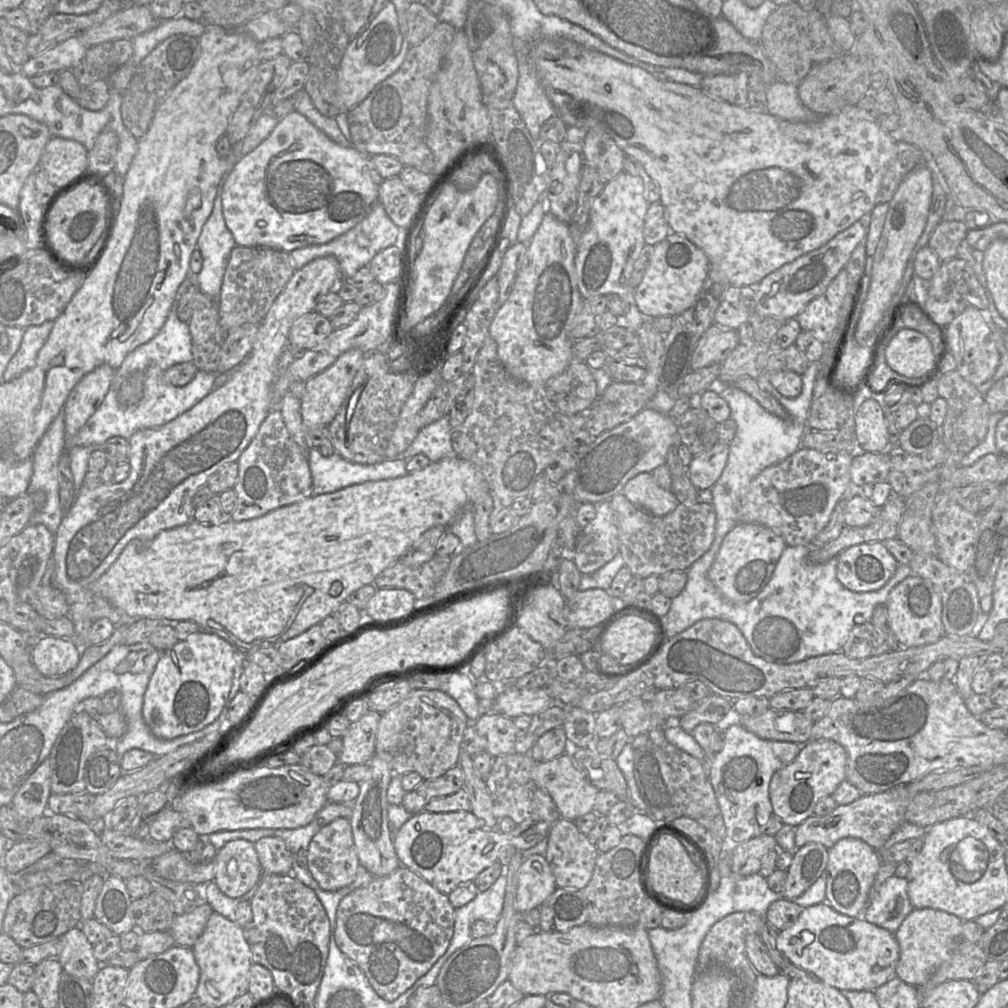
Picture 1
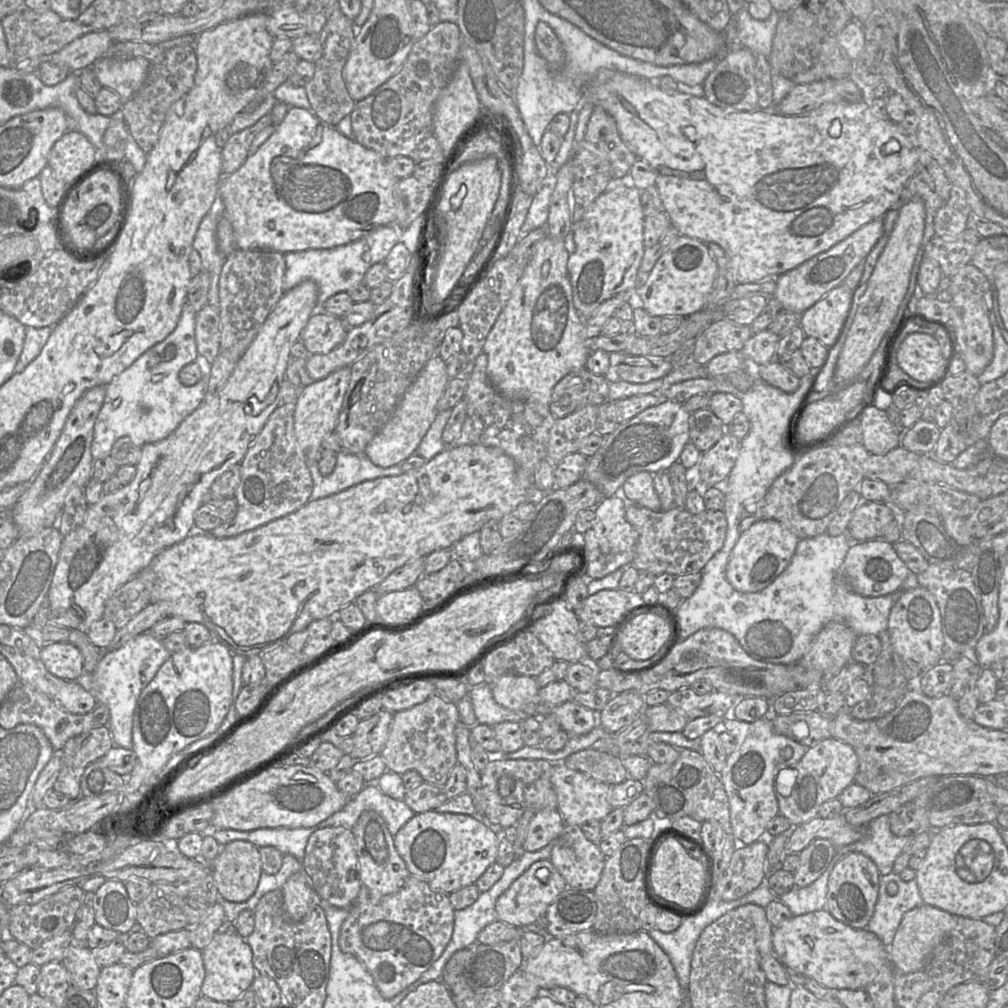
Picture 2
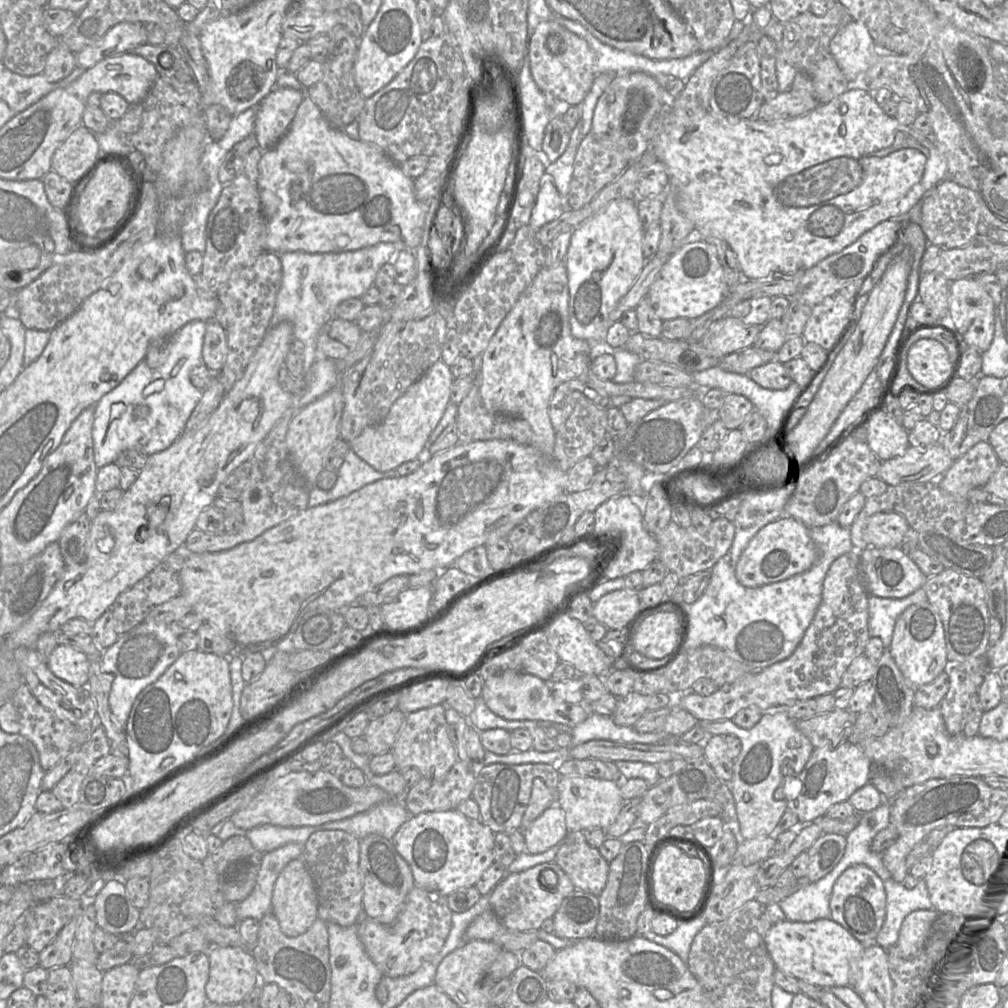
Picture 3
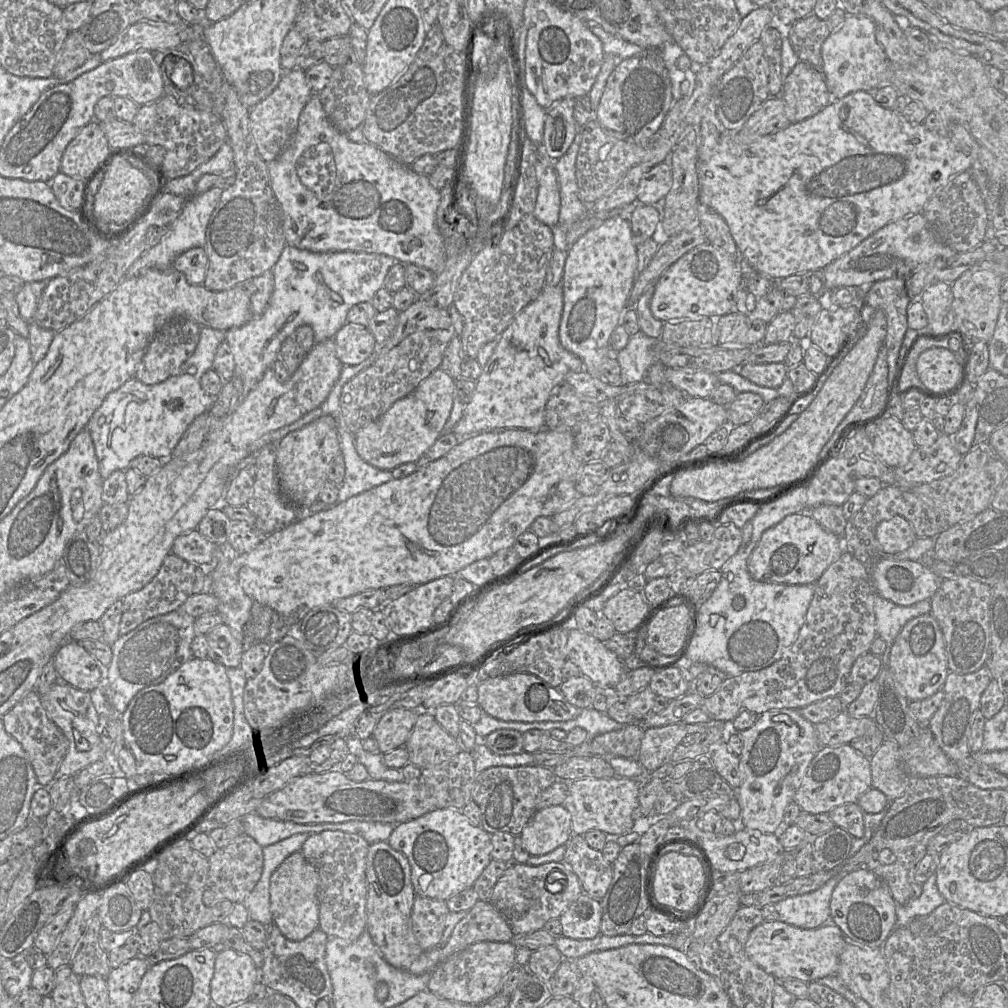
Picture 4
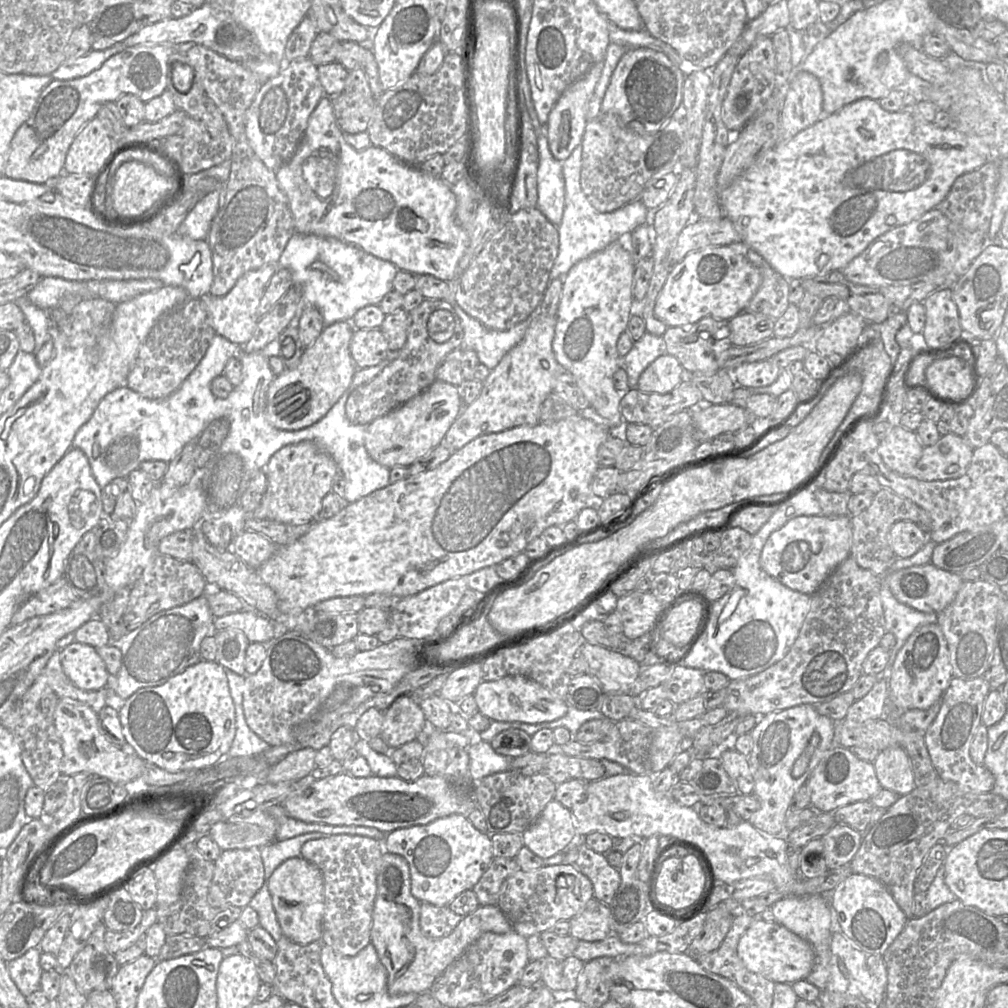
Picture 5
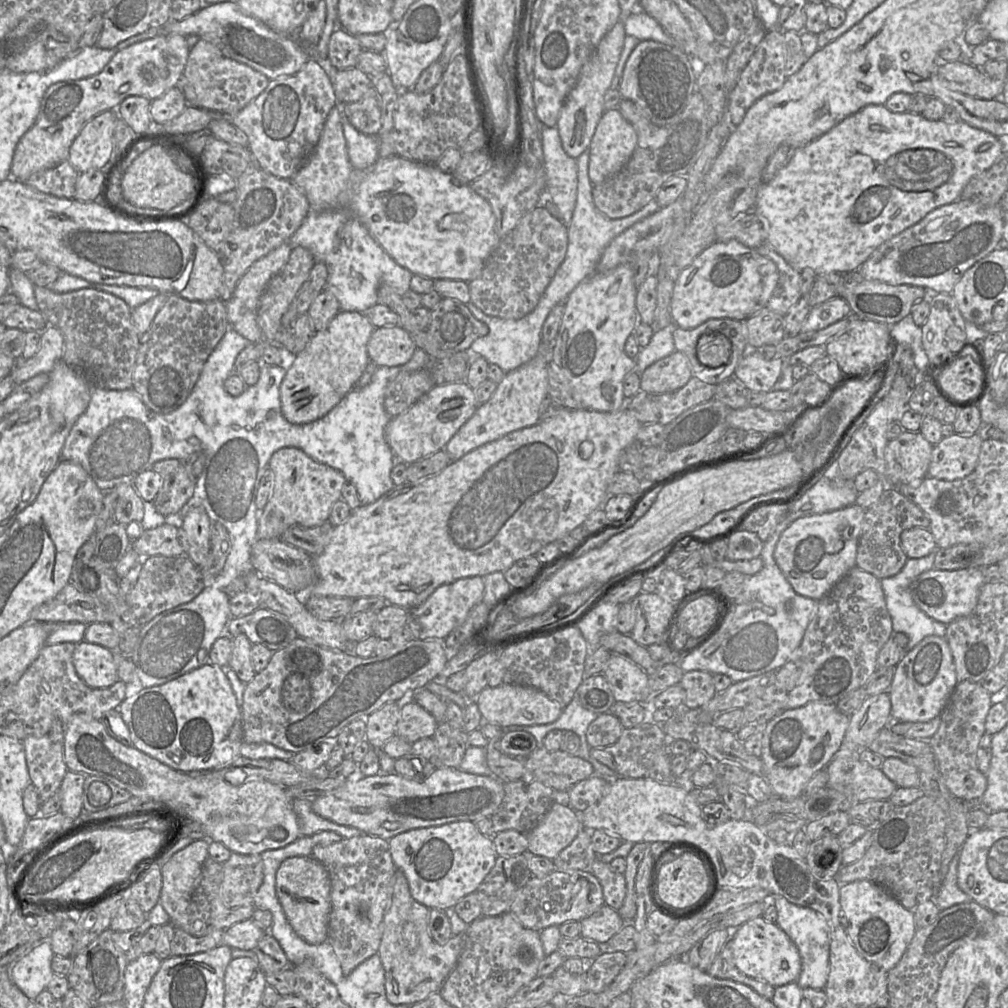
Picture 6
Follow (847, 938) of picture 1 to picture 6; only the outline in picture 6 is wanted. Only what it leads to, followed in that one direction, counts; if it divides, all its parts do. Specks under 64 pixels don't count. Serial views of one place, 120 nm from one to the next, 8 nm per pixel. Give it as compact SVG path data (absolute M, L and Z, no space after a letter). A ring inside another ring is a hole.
M756 917L733 930L730 940L733 961L746 976L764 981L774 988L797 981L802 969L799 951L776 923Z

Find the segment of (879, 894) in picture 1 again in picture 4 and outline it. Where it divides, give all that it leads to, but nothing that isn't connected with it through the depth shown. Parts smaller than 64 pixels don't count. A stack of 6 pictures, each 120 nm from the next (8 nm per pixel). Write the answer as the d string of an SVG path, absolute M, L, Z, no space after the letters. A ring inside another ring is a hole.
M933 873L922 884L922 893L918 898L910 899L904 905L896 905L896 926L906 927L912 919L929 915L945 902L937 887L936 874Z

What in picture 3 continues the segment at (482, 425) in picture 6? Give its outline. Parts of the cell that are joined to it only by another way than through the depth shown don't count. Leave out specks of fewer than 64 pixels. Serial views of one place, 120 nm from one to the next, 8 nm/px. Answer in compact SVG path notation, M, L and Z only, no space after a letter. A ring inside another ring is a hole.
M564 263L543 267L532 283L519 296L482 354L481 399L493 413L507 414L526 420L532 429L531 445L545 456L553 458L555 430L549 417L549 404L556 388L562 383L582 378L590 367L590 347L586 340L575 338L569 322L569 287Z

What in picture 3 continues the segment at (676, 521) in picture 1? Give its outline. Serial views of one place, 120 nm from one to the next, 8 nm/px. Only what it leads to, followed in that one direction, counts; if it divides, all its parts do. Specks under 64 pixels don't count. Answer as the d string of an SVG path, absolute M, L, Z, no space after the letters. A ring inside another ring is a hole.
M720 517L712 520L708 532L701 534L693 525L682 527L671 520L654 536L659 544L657 559L668 571L676 573L681 578L687 578L697 572L711 570L715 563L728 552L735 536L735 527L731 521Z

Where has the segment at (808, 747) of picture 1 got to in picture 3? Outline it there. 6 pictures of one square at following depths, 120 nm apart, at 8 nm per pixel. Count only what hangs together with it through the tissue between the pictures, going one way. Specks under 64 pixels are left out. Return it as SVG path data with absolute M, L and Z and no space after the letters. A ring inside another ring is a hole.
M849 741L838 745L825 745L814 748L804 769L798 776L788 776L782 785L782 791L787 802L787 807L793 811L801 824L814 822L818 817L826 815L827 810L836 803L847 801L858 789L866 785L871 779L871 761L862 749Z

